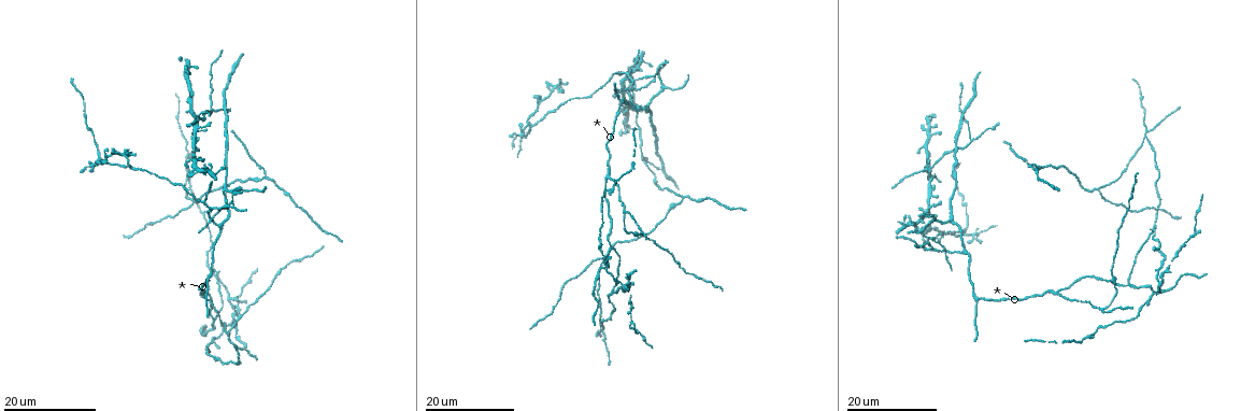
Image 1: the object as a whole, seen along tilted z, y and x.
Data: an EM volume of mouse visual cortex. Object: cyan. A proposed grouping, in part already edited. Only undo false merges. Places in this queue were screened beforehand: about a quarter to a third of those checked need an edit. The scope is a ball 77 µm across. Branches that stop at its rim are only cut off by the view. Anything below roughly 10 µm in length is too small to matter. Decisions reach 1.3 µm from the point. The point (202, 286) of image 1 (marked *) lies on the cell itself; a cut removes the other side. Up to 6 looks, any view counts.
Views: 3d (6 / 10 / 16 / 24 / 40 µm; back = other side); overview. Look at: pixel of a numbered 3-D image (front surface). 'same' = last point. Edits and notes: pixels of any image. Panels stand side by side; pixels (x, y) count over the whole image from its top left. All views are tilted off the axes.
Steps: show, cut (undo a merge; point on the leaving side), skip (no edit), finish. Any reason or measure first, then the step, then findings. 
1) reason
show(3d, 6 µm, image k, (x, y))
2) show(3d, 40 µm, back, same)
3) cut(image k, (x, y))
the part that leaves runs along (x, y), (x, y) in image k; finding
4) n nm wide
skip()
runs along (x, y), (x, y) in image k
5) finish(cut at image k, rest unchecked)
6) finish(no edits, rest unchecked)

thin neck
show(3d, 16 µm, image 1, (924, 169))

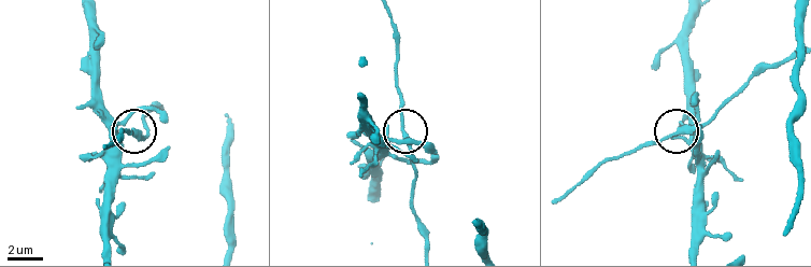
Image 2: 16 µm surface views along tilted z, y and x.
show(3d, 6 µm, image 2, (672, 135))

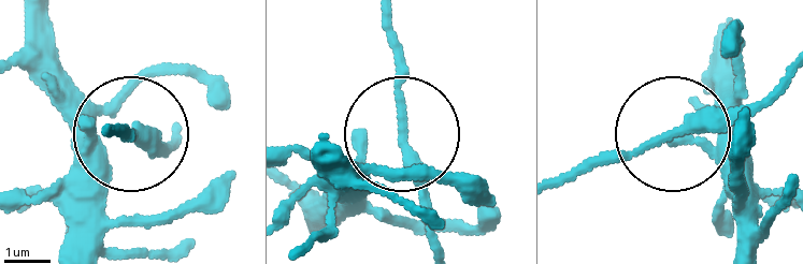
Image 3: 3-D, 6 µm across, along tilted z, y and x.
skip()
continuous, no second cell

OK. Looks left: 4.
branch point
show(3d, 24 µm, image 1, (1127, 284))

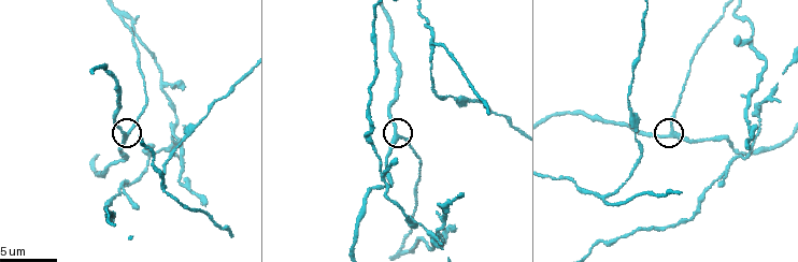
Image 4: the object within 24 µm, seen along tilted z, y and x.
show(3d, 10 µm, image 4, (128, 133))

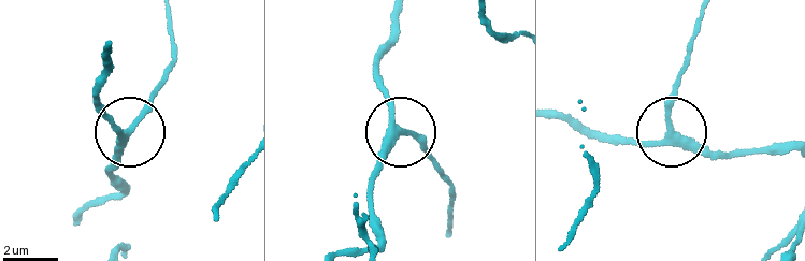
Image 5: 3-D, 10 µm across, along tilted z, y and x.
260 nm wide
skip()
runs along (105, 47), (102, 109), (127, 139), (110, 171) in image 5; continuous, no second cell

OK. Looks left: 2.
three arms meet
show(3d, 24 µm, image 1, (98, 158))

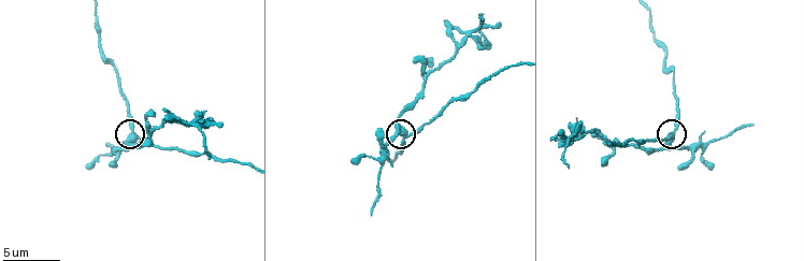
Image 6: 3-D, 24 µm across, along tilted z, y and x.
show(3d, 6 µm, image 6, (130, 138))

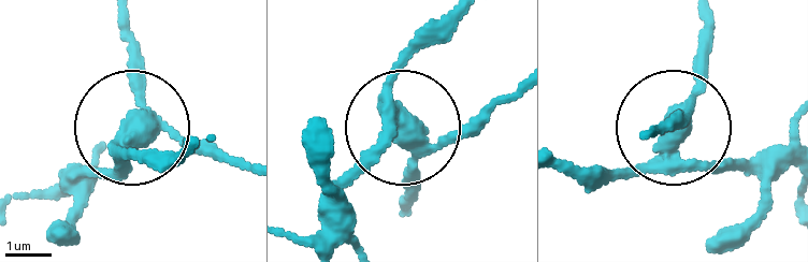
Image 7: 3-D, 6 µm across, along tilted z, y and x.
side arm 16 µm
cut(image 7, (99, 172))
the part that leaves runs along (415, 137), (398, 70), (442, 17) in image 7; two cells meet here

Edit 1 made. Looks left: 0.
finish(cut at image 7, rest unchecked)

